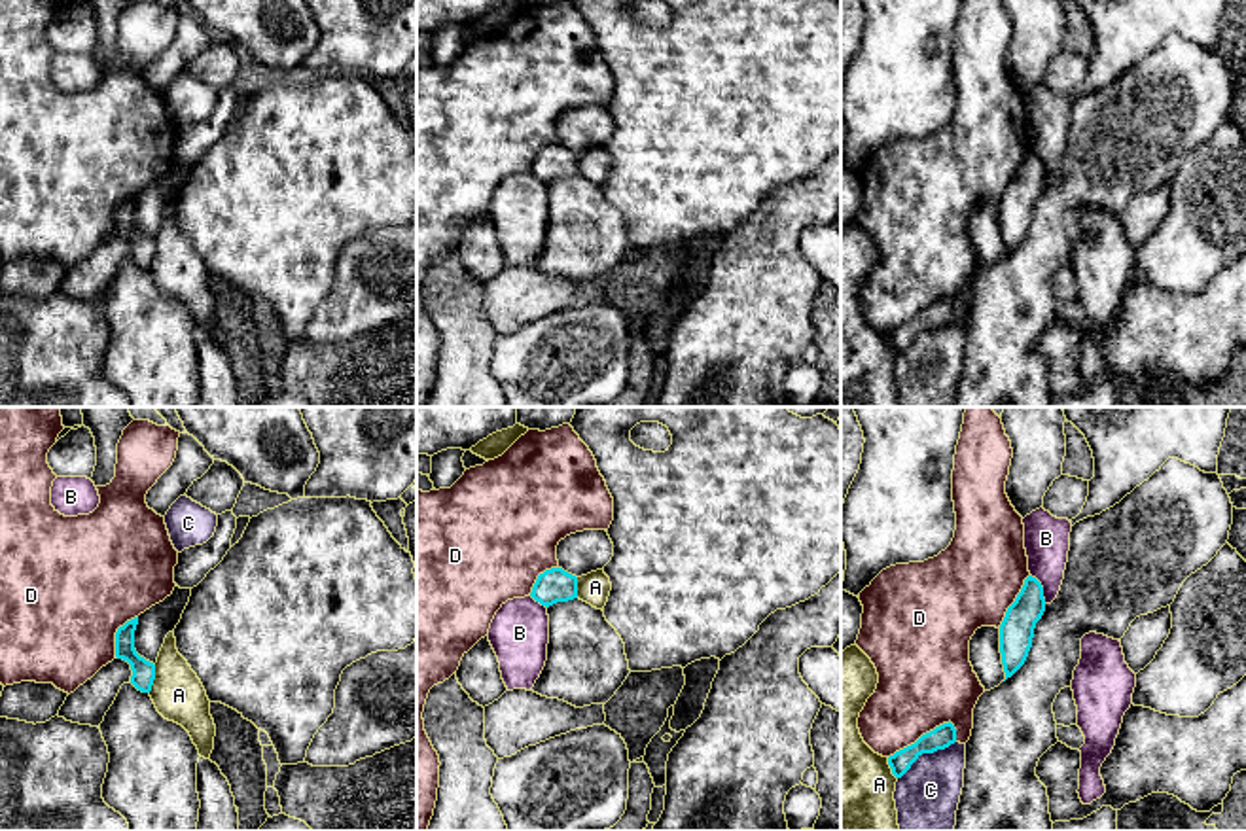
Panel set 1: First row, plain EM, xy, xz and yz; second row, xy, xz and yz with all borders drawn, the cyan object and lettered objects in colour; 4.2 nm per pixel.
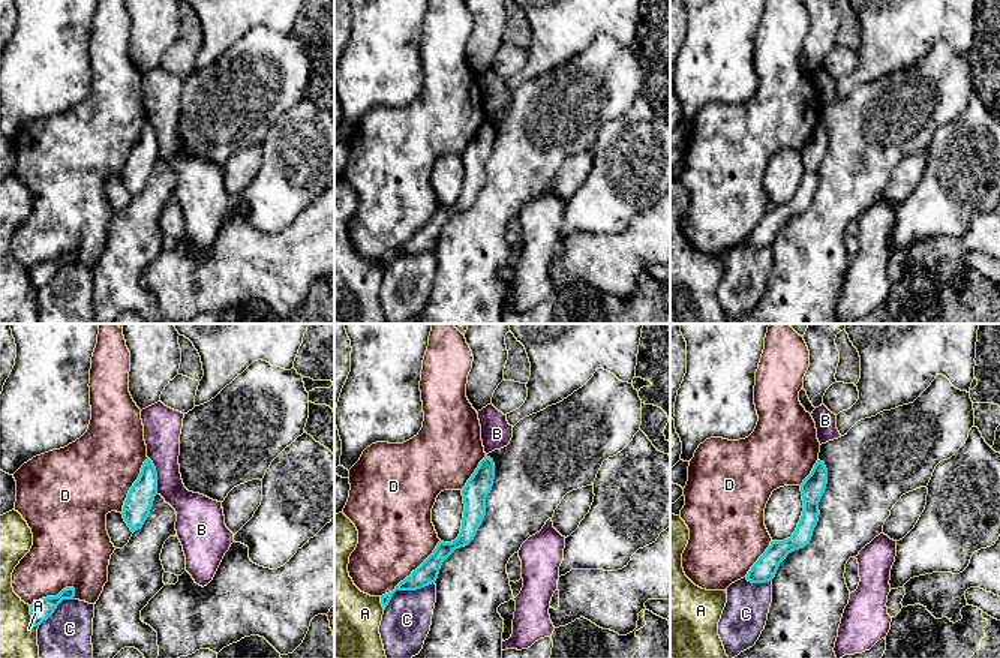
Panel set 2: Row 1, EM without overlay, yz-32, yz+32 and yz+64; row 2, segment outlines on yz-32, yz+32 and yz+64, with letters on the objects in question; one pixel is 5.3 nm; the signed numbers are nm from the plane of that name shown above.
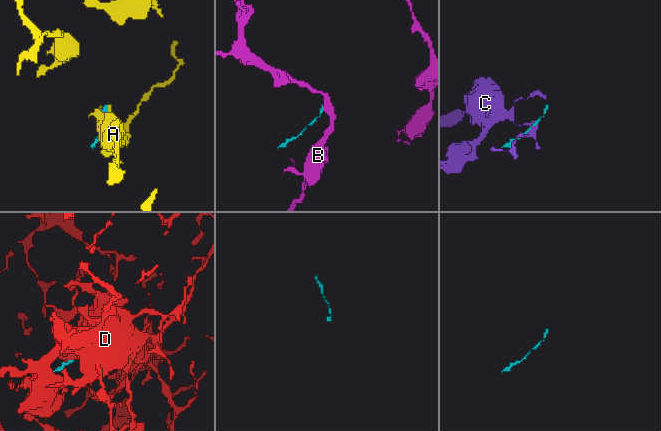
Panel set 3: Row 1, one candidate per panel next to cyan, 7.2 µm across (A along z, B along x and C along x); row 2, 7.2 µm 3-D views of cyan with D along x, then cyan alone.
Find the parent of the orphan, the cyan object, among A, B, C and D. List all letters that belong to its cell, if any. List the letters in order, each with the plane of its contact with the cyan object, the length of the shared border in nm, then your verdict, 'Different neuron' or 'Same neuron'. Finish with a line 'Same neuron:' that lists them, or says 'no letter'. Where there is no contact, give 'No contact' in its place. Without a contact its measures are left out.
A: Touches cyan in xy. Shared border 120 nm. Different neuron
B: Touches cyan in yz. Shared border 140 nm. Different neuron
C: Touches cyan in yz. Shared border 300 nm. Different neuron
D: Touches cyan in yz. Shared border 320 nm. Same neuron
Same neuron: D

